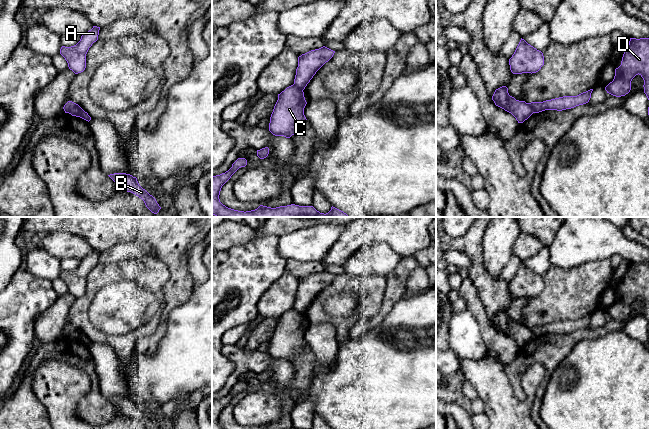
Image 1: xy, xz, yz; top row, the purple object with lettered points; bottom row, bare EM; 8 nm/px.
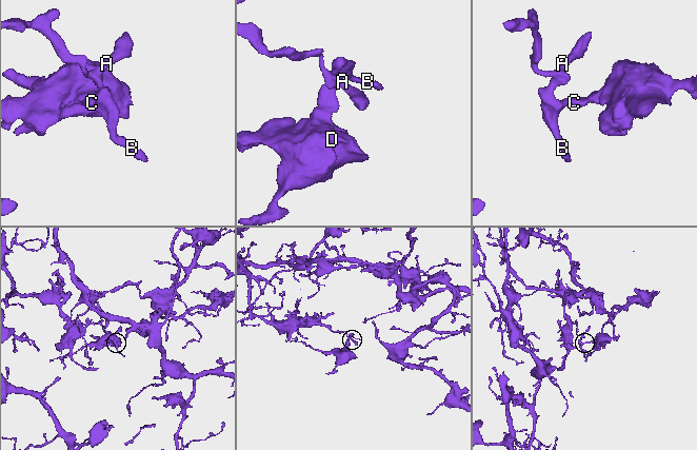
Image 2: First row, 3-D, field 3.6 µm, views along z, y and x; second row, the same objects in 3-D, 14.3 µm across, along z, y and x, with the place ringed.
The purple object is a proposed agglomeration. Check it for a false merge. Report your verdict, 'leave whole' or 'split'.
split

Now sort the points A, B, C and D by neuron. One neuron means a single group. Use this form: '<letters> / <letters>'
A B / C D

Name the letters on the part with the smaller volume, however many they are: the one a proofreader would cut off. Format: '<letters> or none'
C, D

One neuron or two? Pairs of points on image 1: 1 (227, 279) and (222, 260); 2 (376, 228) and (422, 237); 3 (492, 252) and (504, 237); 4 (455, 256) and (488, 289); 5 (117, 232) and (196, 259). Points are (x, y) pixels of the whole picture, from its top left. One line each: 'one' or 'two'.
1: one
2: one
3: one
4: two
5: two

